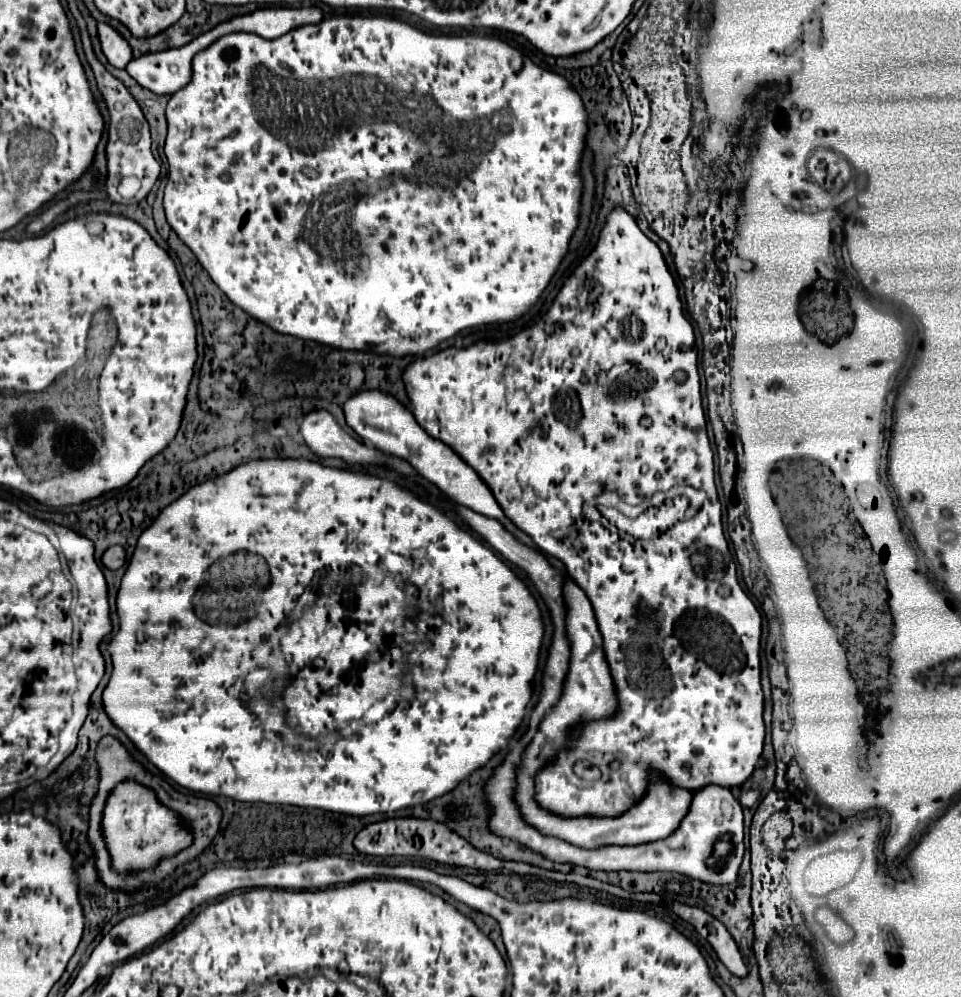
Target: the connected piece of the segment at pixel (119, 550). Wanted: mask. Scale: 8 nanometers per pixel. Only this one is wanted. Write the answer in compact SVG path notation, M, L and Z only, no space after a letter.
M110 546L104 554L102 554L102 564L110 570L118 570L122 568L126 562L126 552L122 546Z

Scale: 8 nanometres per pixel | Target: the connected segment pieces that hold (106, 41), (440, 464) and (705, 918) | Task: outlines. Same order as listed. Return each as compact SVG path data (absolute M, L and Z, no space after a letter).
M102 22L98 24L98 40L106 60L114 68L126 68L126 64L132 60L132 50L128 42L120 36L120 32L116 32L110 24Z
M360 390L356 392L352 398L348 398L344 402L344 416L346 416L346 424L368 444L372 444L374 448L378 448L384 454L402 458L406 462L410 462L410 466L430 484L434 484L438 490L442 490L446 496L450 496L456 504L466 506L474 512L480 512L484 516L496 518L502 524L508 526L510 532L514 532L524 544L534 546L534 542L522 534L520 530L516 530L502 514L502 508L498 506L498 502L494 500L494 496L490 494L490 488L482 482L482 478L478 478L478 474L466 464L462 462L462 458L458 458L458 454L454 454L454 450L450 450L450 446L446 446L440 440L434 440L432 436L426 434L426 430L420 428L420 424L416 422L414 414L410 408L402 406L392 394L382 392L382 390Z
M682 904L682 912L676 912L680 918L684 918L686 922L690 922L696 932L706 938L710 942L710 946L714 948L714 952L718 954L720 962L738 978L746 976L746 966L742 962L740 950L734 942L734 938L730 936L730 932L724 928L724 924L720 920L716 920L712 914L704 912L702 908L694 908L694 906L686 906Z

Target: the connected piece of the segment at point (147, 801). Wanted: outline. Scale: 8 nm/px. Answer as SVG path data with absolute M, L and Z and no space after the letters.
M128 780L118 784L110 794L102 826L104 826L106 846L112 854L112 862L118 872L154 866L162 856L172 856L178 850L190 846L192 842L190 830L182 826L182 822L172 810L168 810L158 802L152 790Z

